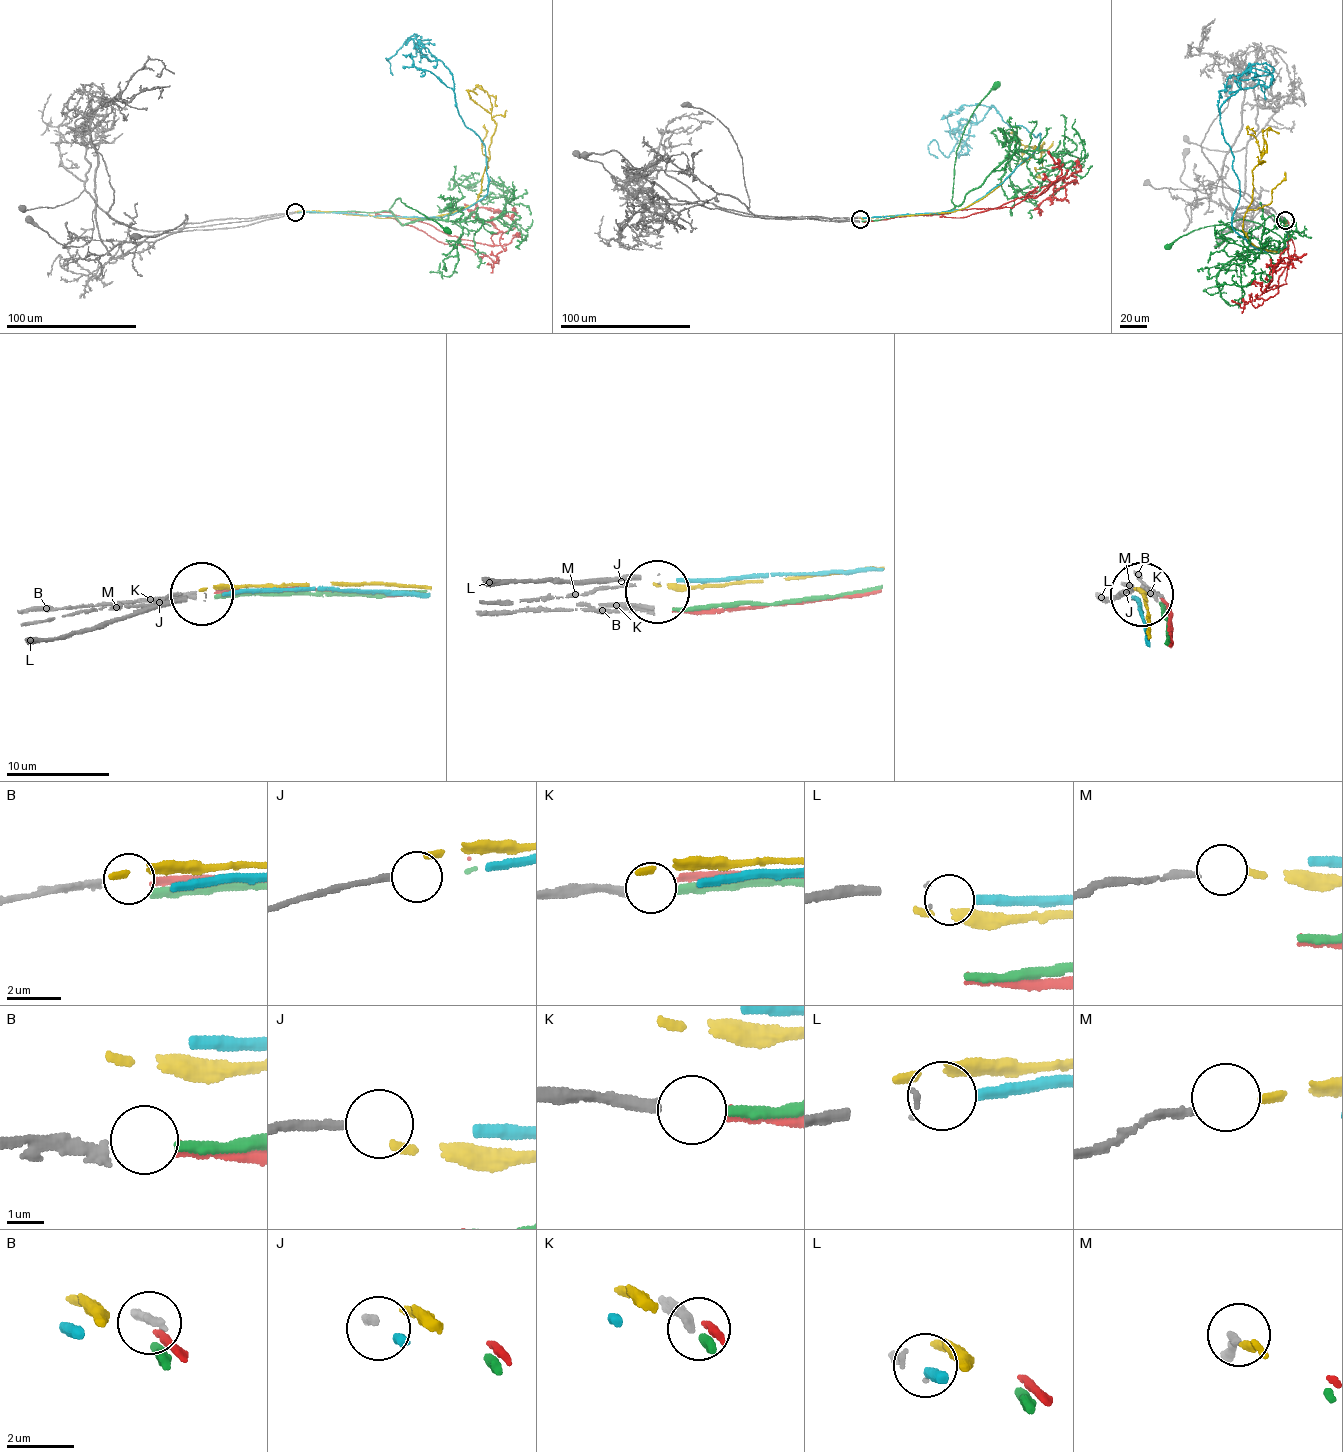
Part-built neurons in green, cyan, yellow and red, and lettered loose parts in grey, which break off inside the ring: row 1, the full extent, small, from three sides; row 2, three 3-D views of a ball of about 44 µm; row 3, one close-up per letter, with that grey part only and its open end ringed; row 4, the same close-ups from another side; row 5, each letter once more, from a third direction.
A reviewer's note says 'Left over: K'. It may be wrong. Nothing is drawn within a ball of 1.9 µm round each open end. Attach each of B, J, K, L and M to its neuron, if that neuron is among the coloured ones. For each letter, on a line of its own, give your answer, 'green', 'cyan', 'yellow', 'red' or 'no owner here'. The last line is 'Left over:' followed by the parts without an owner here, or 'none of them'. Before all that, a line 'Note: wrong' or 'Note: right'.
Note: wrong
B: red
J: no owner here
K: green
L: cyan
M: yellow
Left over: J

